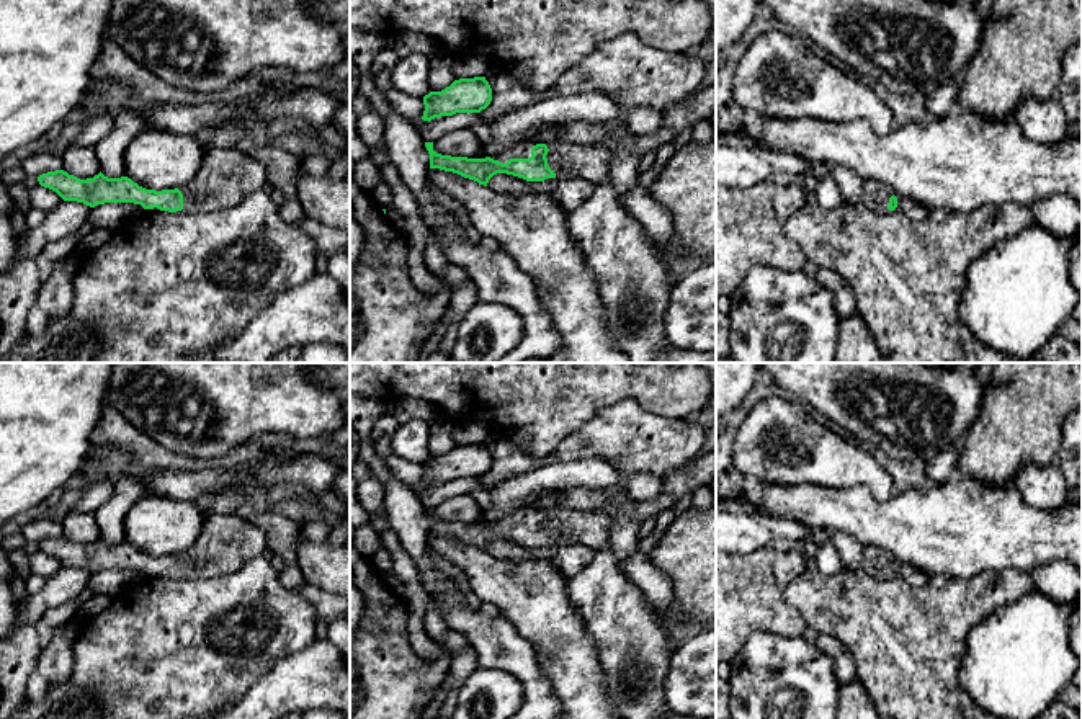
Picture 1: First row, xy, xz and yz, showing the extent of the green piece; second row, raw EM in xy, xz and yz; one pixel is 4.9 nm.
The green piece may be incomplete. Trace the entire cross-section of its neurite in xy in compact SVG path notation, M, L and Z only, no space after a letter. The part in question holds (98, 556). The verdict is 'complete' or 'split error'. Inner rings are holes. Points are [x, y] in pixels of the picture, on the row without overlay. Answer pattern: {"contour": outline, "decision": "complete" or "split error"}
{"contour": "M209 513L199 536L175 556L145 556L127 543L108 544L101 538L80 546L64 536L38 543L41 552L56 557L64 567L90 574L105 569L134 569L144 575L177 580L209 578L232 574L268 547L266 536L248 518Z", "decision": "split error"}

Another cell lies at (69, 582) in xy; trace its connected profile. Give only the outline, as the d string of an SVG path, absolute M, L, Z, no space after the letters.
M60 567L38 593L16 603L18 624L38 624L47 610L74 601L90 583L92 574L77 567Z

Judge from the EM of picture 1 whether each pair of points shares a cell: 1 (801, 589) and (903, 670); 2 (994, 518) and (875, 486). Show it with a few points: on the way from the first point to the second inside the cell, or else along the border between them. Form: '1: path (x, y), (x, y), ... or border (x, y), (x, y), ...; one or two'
1: path (826, 603), (836, 605), (878, 646); one
2: border (857, 486), (878, 500), (888, 500), (894, 494); two

